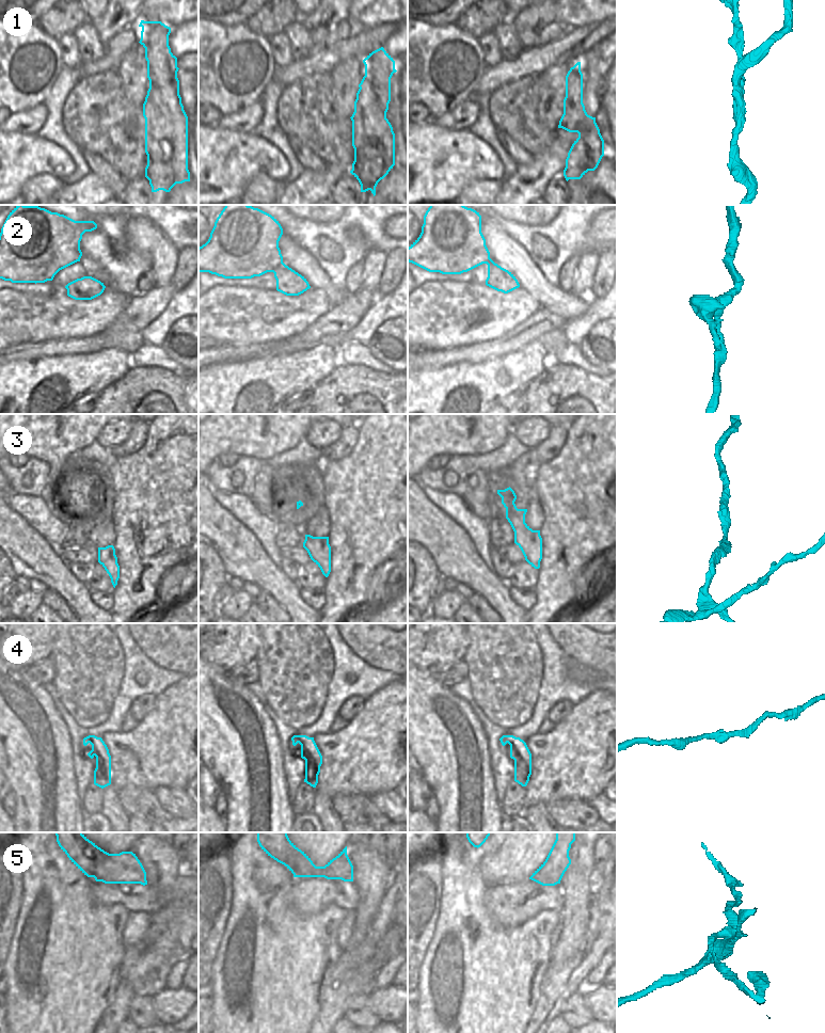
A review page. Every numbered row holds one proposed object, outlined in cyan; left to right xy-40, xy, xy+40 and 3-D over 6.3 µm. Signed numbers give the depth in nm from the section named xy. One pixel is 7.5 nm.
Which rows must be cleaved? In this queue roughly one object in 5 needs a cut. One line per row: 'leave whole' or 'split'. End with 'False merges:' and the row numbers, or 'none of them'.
1: split
2: leave whole
3: leave whole
4: leave whole
5: split
False merges: 1, 5

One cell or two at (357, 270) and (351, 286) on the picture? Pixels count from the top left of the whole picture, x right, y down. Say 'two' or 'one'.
one

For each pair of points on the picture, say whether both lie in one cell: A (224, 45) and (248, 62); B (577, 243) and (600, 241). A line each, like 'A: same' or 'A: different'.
A: same
B: different

